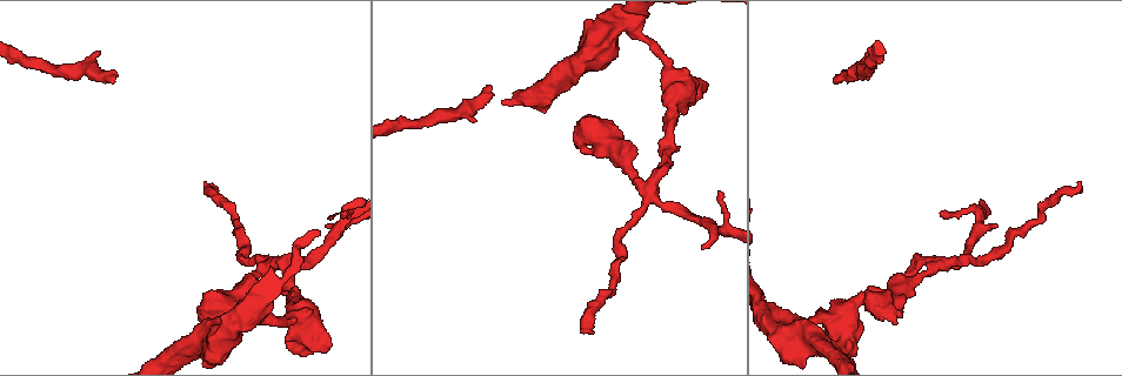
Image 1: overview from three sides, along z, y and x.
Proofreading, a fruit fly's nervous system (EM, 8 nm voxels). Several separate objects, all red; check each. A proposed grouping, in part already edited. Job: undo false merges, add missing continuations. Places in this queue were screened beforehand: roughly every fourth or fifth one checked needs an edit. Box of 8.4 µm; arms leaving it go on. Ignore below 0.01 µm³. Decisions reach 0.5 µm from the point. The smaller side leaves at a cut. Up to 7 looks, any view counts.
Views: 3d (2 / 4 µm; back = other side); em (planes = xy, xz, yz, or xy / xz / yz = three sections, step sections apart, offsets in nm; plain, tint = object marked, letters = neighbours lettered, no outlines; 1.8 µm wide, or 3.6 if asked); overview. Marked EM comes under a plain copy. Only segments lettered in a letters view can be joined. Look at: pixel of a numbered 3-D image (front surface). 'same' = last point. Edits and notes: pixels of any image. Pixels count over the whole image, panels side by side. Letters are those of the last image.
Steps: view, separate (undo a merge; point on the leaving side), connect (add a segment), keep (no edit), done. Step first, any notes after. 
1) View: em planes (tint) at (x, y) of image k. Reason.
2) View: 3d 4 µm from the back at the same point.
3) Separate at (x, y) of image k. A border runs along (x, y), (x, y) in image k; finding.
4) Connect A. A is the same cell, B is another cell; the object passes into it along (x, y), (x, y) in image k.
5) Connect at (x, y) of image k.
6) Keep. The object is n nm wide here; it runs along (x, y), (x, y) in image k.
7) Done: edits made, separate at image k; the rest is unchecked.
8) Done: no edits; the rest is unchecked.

View: 3d 4 µm at (203, 310) of image 1. Abrupt turn.

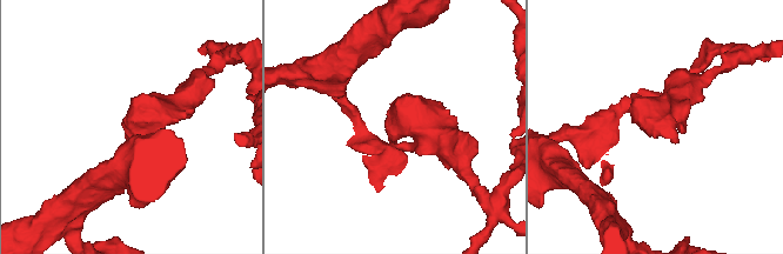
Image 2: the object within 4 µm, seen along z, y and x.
View: em xy step 4 (tint) at (661, 125) of image 2. Now the EM.

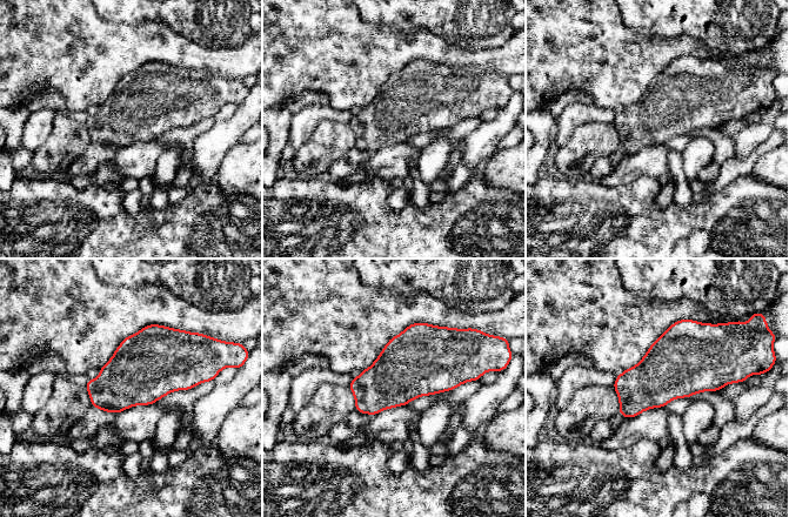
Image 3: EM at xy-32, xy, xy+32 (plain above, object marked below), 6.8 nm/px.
View: em planes (letters) at the same point. Cut it another way.

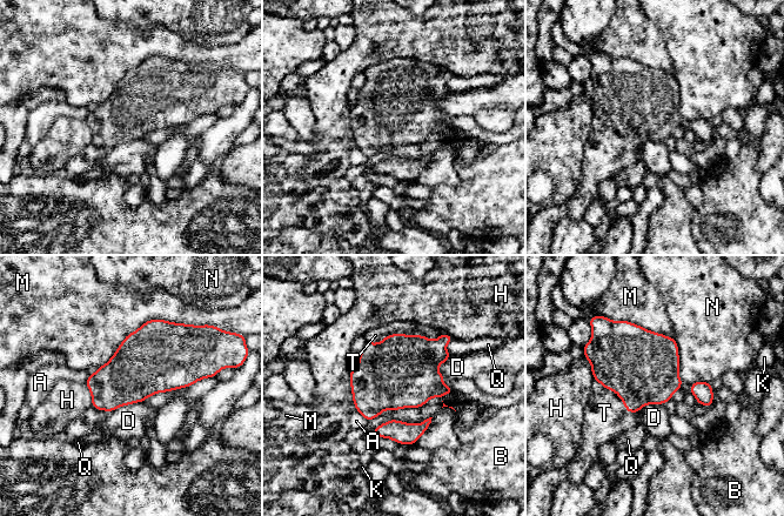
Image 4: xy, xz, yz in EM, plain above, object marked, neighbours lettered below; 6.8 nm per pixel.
Connect T. T is the same cell, A, B, D, H, K, M, N and Q are other cells; the object passes into it along (401, 369), (393, 334), (375, 335) in image 4; it goes on there.

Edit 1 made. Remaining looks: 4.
View: em planes (tint) at (260, 315) of image 1. Sudden change in width.

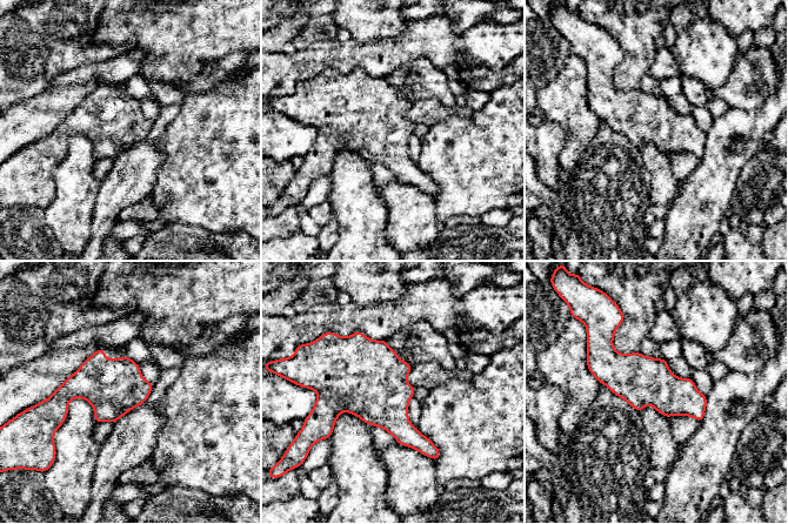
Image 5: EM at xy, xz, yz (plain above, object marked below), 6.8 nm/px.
View: em planes (letters) at the same point. See the neighbours.

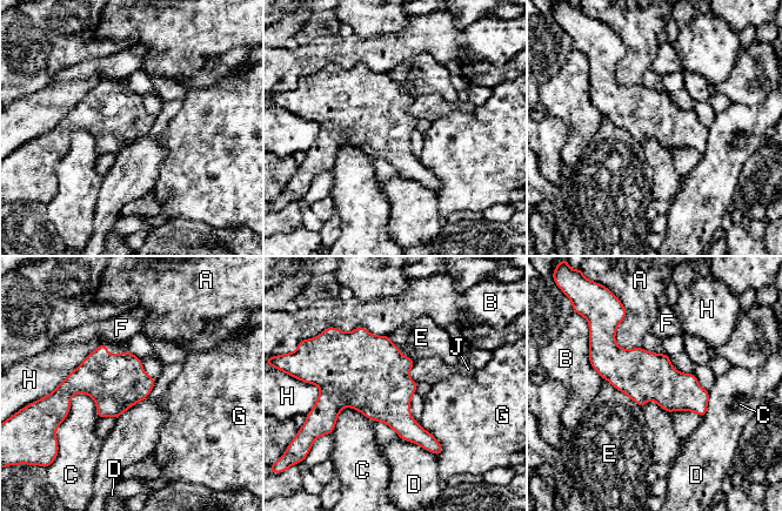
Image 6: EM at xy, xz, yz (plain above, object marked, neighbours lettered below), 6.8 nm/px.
Keep. The longest contact is with H, 500 nm; A, B, C, D, E, F, G, H and J are other cells; a border runs along (602, 377), (623, 391), (641, 408) in image 6; all the same neuron.

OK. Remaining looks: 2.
View: 3d 4 µm at (651, 184) of image 1. Abrupt turn.

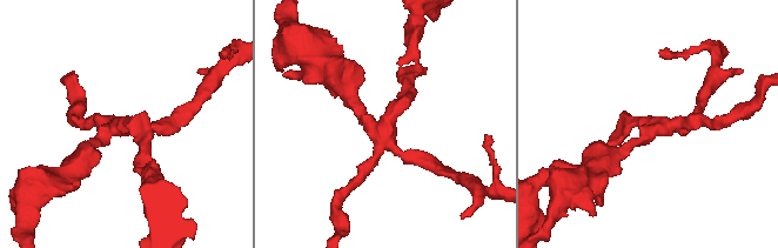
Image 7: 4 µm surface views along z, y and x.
View: em planes (letters) at (389, 123) of image 7. Need the tissue.

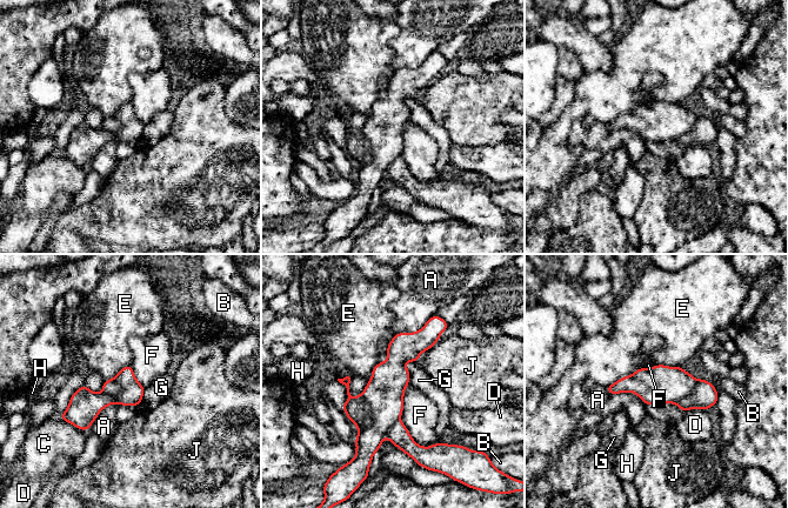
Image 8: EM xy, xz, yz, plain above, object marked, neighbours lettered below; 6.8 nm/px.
Separate at (358, 410) of image 8. The longest contact is with F, 460 nm; A, B, C, D, E, F, G, H and J are other cells; a border runs along (361, 394), (371, 423), (359, 429) in image 8; two neurons meet here.

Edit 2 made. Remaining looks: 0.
Done: edits made, connect at image 4, separate at image 8; the rest is unchecked.

